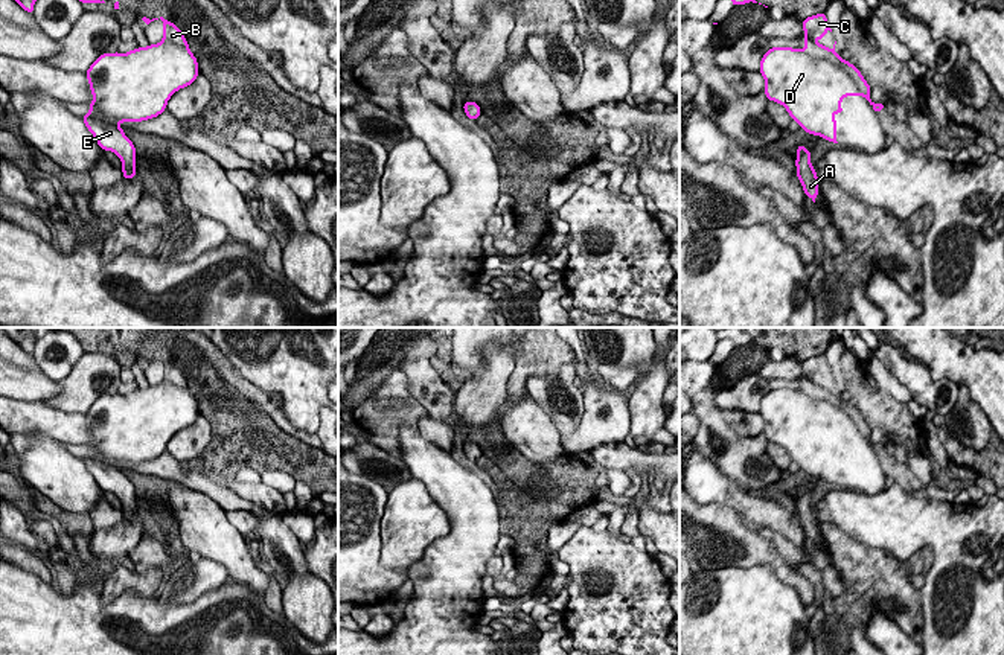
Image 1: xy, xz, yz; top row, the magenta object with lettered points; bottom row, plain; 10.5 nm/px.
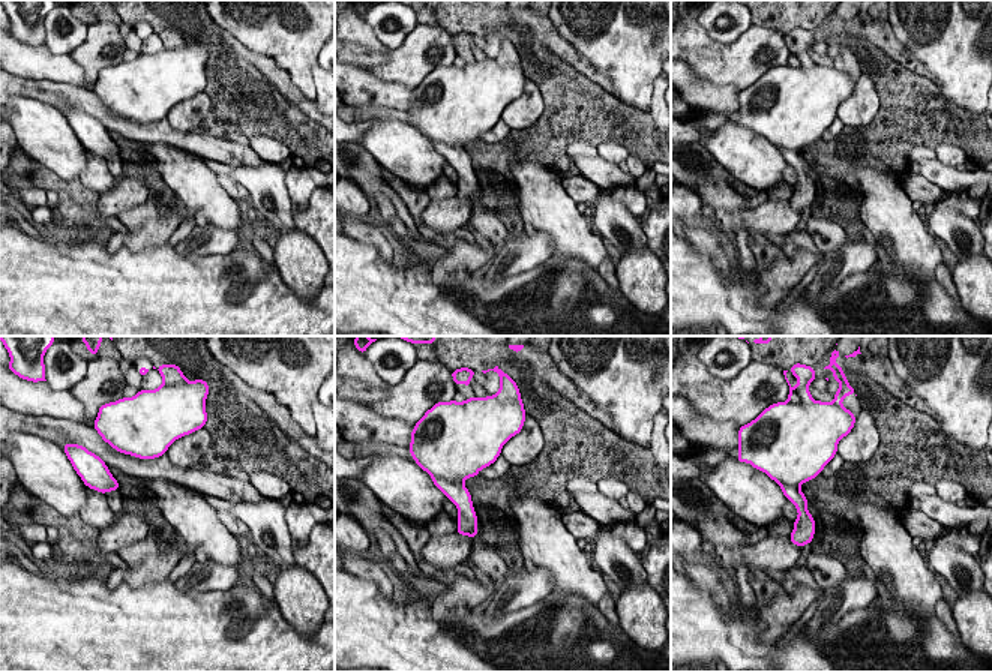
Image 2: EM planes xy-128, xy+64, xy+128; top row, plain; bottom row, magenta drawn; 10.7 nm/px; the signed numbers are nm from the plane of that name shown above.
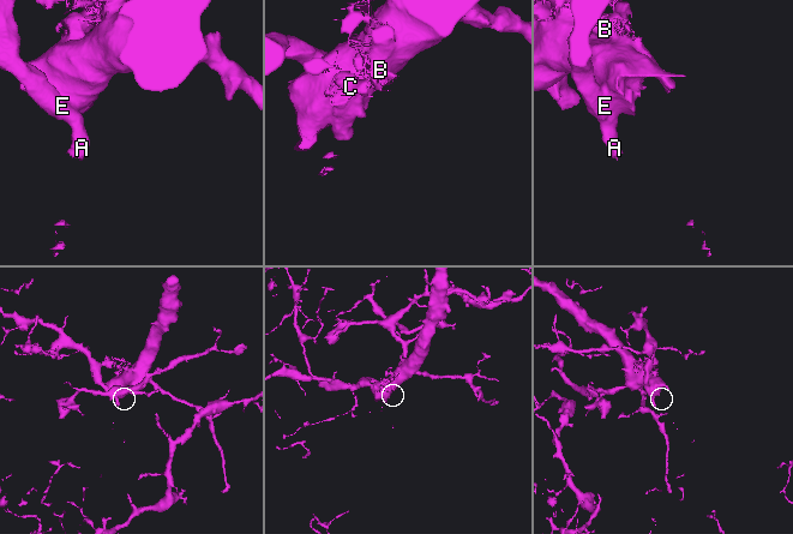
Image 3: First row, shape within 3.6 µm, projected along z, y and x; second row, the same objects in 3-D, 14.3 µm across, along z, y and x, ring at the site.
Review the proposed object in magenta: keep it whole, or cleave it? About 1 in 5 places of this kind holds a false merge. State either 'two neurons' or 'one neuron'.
one neuron

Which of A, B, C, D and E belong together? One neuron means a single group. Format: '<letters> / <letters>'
A B C D E

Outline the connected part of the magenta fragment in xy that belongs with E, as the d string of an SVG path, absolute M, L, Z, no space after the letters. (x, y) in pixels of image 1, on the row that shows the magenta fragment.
M169 20L163 21L163 40L158 44L137 47L126 53L102 53L85 72L93 102L82 116L87 129L93 134L102 151L113 151L122 161L123 178L136 175L136 146L125 136L122 122L142 122L154 119L166 110L171 96L195 82L200 75L198 61L189 49L183 32Z

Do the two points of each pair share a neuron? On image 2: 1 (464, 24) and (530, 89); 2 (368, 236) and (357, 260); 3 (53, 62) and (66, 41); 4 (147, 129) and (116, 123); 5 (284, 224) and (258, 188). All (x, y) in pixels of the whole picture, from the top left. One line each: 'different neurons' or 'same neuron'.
1: different neurons
2: different neurons
3: different neurons
4: same neuron
5: same neuron

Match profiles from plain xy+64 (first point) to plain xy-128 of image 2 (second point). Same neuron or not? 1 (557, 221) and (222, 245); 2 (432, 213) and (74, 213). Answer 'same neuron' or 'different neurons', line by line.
1: different neurons
2: different neurons

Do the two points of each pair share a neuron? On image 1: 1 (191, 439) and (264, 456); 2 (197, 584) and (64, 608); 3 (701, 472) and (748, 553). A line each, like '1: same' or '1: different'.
1: different
2: different
3: different

